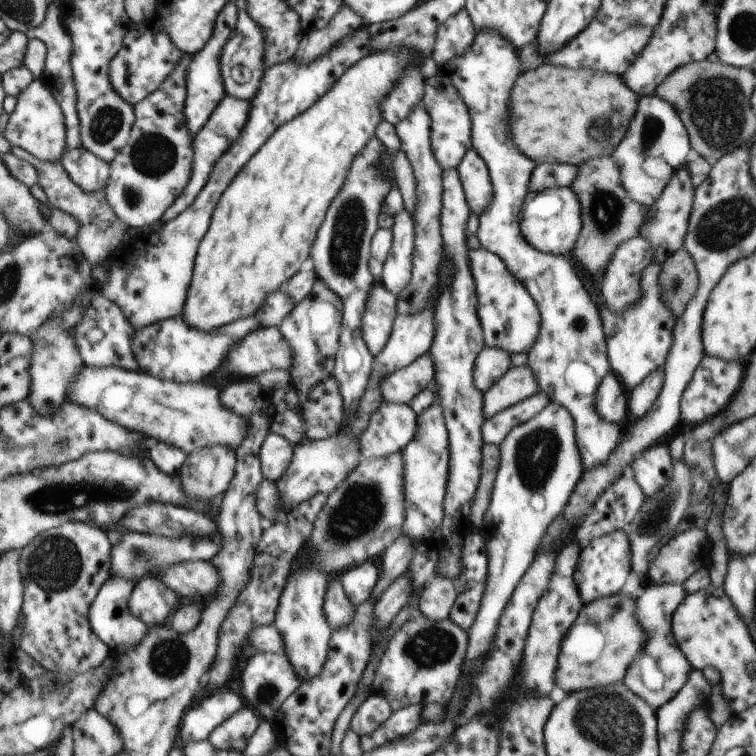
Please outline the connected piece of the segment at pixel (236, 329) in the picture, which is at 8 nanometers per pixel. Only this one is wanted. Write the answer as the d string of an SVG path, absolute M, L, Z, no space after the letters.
M182 318L164 320L164 324L151 324L150 326L136 329L131 347L135 354L140 370L162 380L172 382L200 382L208 374L212 374L226 358L228 350L240 342L244 336L252 334L260 328L258 318L244 318L236 320L234 324L228 324L220 328L220 332L196 332L194 328L188 328Z

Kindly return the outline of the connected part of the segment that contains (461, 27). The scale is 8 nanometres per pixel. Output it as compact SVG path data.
M460 9L437 28L431 57L438 66L444 66L453 58L461 57L464 51L471 47L476 32L466 9Z

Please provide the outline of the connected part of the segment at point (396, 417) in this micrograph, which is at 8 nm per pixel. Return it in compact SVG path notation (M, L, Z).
M383 402L361 436L362 457L373 461L402 453L416 434L417 418L410 405Z

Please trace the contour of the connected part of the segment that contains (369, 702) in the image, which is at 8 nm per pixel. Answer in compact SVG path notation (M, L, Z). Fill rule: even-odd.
M371 693L354 713L350 728L358 735L371 735L393 713L391 704L382 695Z

